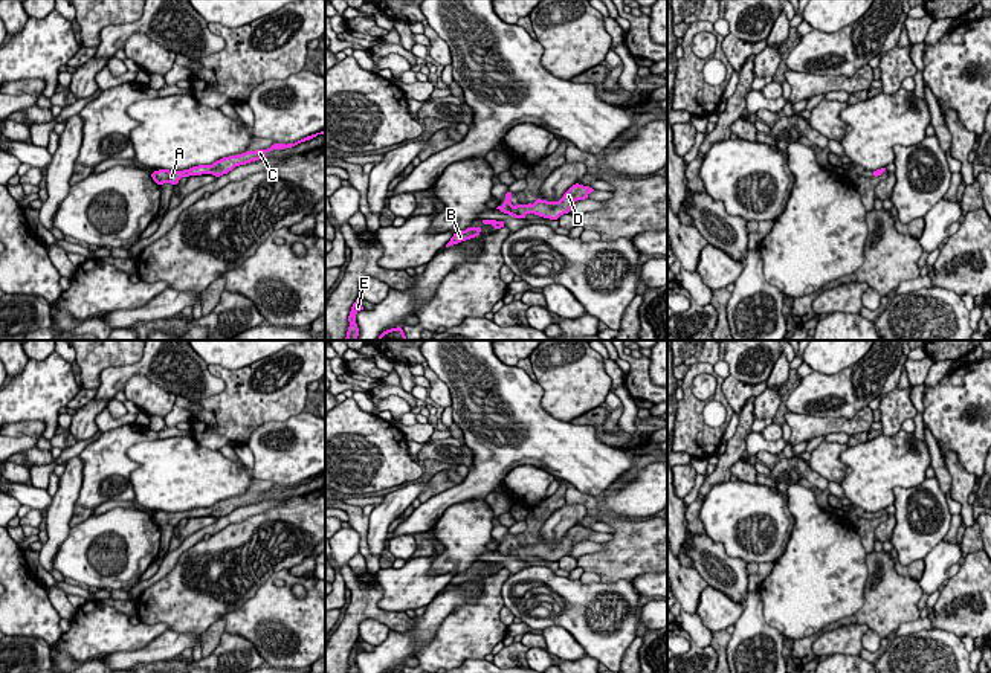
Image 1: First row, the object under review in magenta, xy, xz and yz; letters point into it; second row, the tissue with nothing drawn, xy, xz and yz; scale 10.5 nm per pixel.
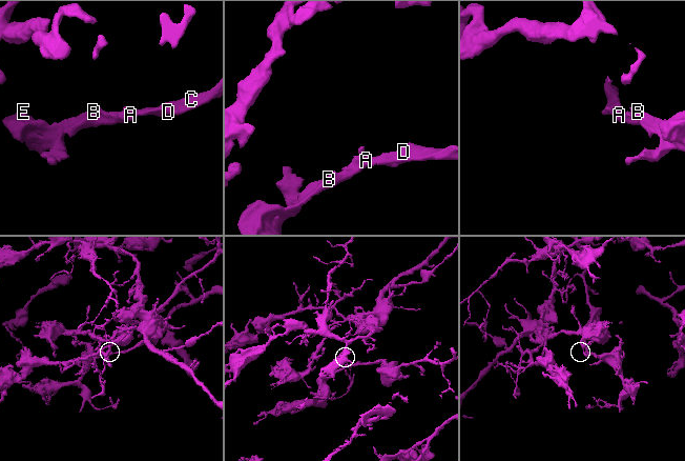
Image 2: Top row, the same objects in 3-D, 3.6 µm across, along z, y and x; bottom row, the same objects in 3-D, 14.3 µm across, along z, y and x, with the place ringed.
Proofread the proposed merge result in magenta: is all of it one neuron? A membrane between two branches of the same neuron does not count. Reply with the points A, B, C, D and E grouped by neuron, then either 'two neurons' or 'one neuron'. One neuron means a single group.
groups A B C D E; one neuron

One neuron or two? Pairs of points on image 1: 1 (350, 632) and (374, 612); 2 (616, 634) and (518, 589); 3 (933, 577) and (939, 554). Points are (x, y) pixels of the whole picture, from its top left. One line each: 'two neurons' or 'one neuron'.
1: one neuron
2: one neuron
3: one neuron

